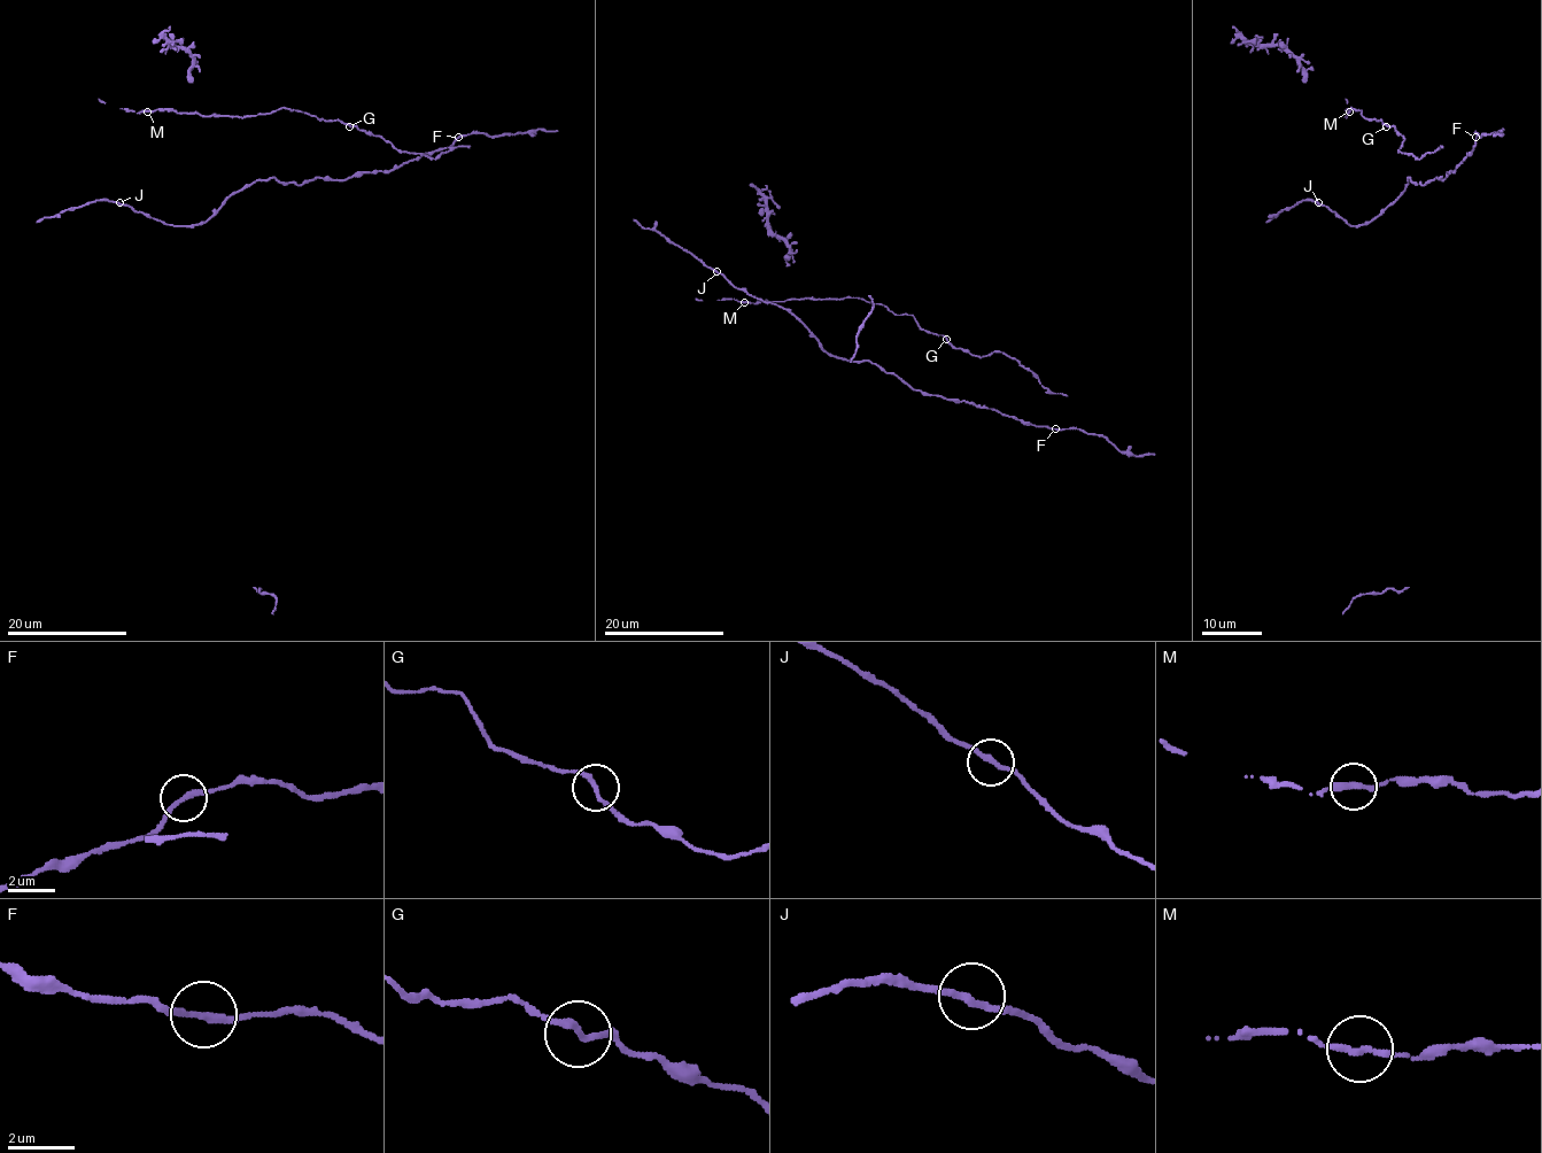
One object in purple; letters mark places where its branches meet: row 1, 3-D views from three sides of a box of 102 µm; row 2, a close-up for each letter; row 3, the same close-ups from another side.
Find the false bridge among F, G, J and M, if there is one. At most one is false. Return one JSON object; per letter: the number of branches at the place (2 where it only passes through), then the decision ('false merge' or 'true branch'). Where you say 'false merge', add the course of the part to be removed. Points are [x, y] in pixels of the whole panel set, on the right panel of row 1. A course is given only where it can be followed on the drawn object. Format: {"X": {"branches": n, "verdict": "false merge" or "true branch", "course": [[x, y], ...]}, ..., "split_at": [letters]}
{"F": {"branches": 2, "verdict": "false merge", "course": [[1475, 137], [1475, 132], [1480, 137], [1502, 130]]}, "G": {"branches": 2, "verdict": "true branch"}, "J": {"branches": 2, "verdict": "true branch"}, "M": {"branches": 2, "verdict": "true branch"}, "split_at": ["F"]}

